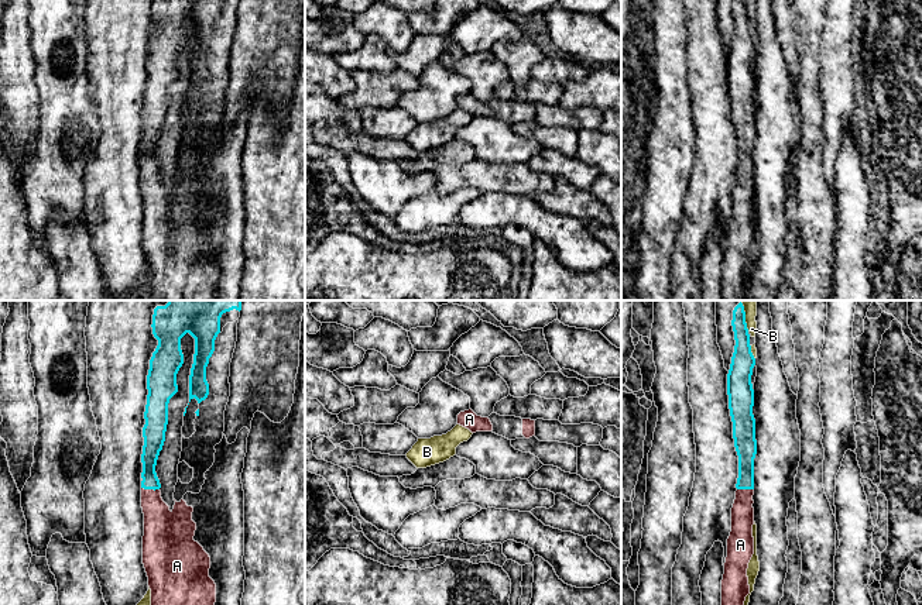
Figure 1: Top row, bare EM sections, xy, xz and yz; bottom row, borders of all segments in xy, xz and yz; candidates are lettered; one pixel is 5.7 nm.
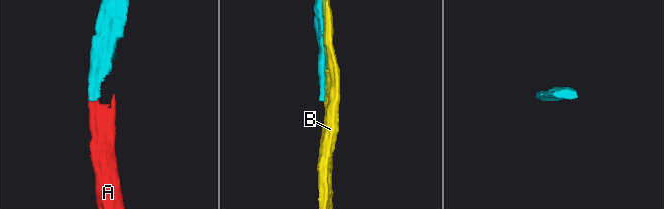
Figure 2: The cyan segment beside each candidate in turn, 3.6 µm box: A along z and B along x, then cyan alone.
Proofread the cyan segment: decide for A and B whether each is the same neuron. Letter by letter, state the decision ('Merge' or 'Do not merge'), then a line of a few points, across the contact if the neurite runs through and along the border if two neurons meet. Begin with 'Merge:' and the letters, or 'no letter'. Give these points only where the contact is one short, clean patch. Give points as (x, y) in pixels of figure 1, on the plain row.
Merge: A
A: Merge. Line: xy (153, 129), (150, 136), (150, 172), (151, 188), (163, 213)
B: Do not merge

